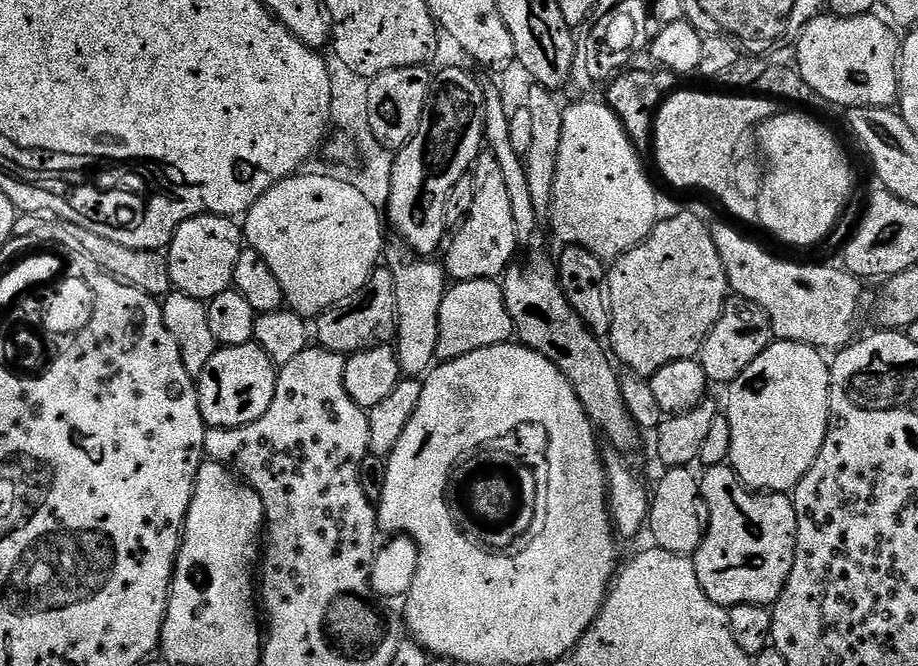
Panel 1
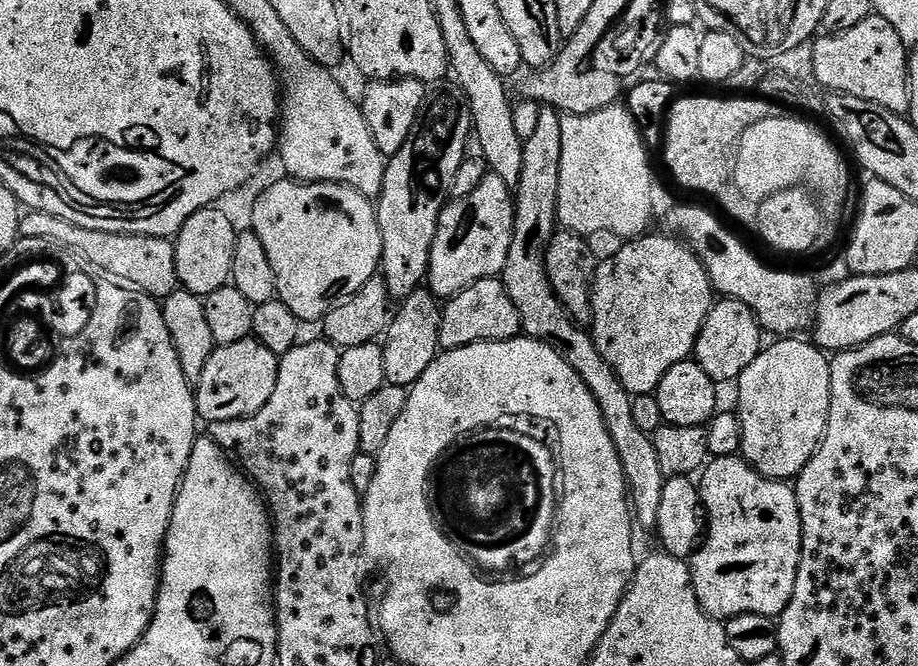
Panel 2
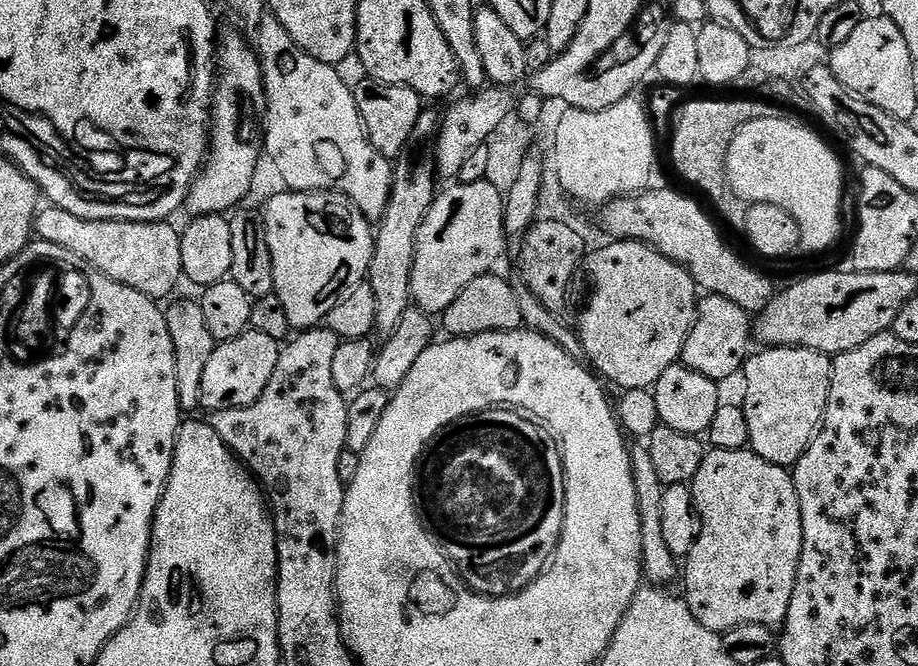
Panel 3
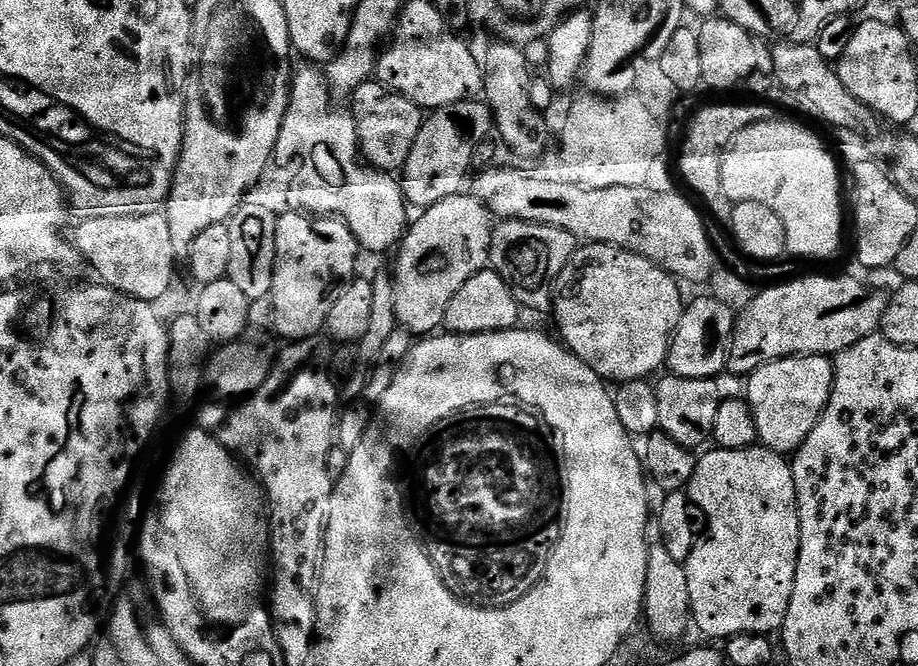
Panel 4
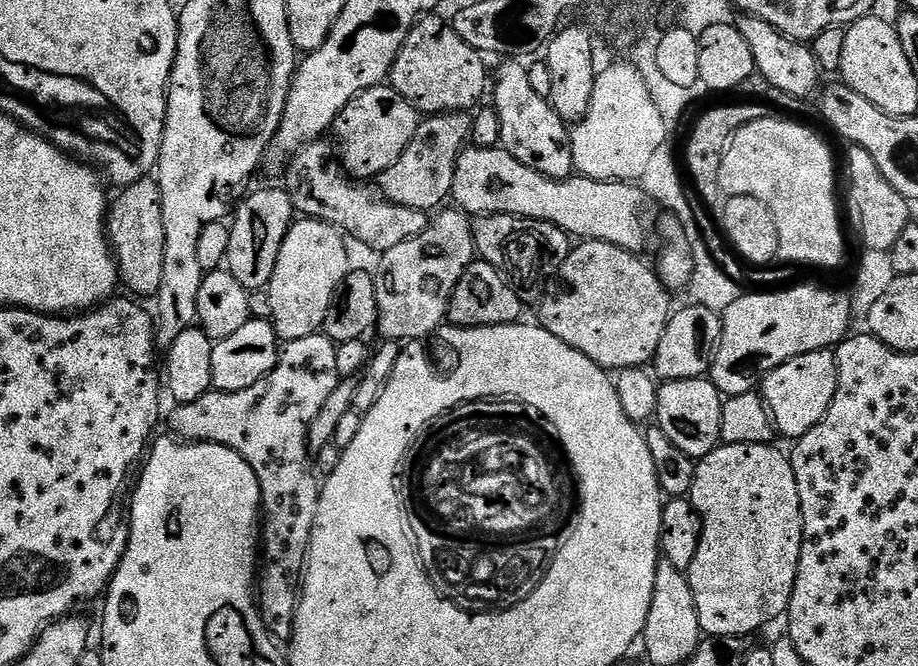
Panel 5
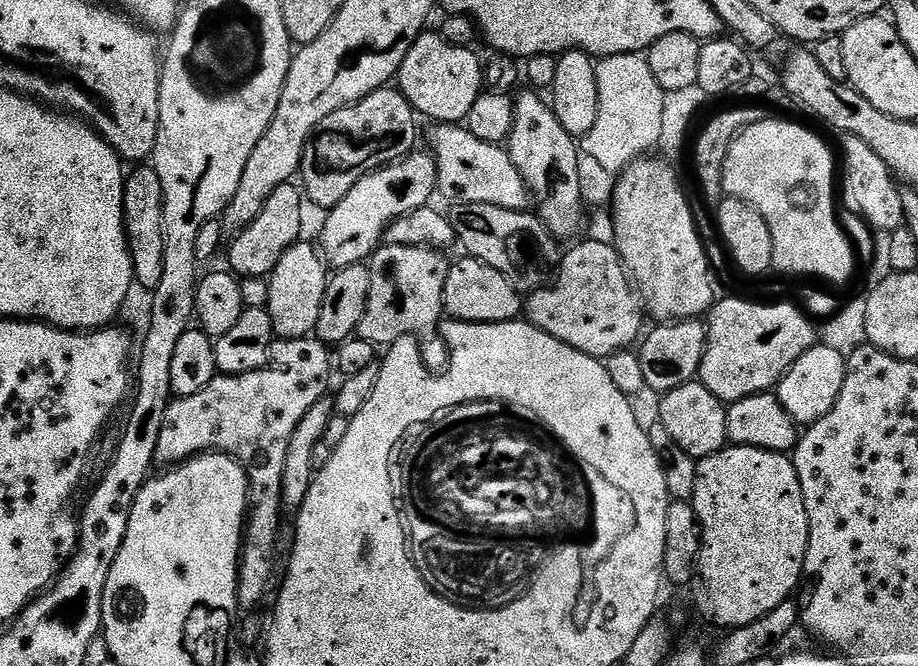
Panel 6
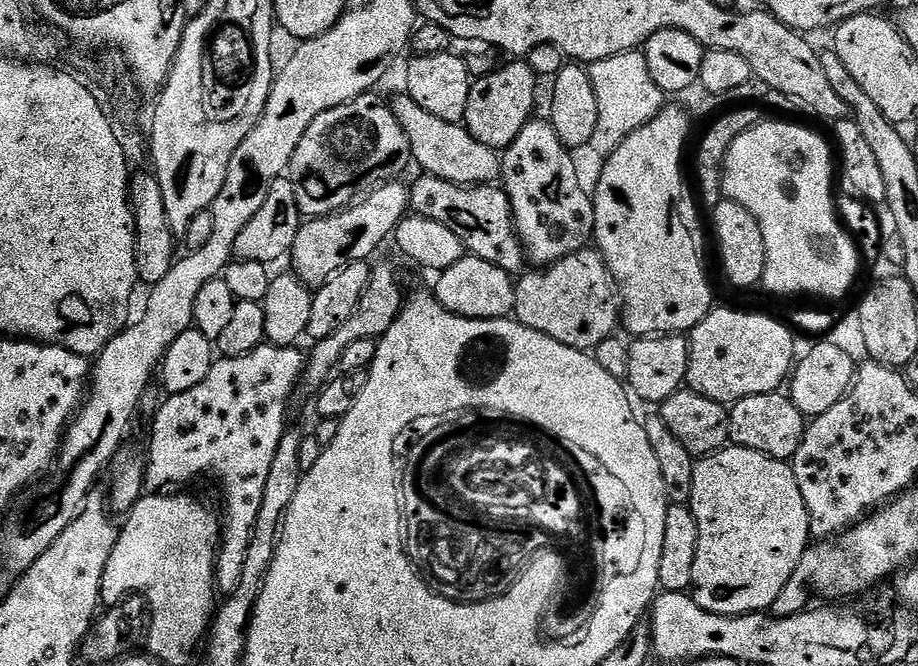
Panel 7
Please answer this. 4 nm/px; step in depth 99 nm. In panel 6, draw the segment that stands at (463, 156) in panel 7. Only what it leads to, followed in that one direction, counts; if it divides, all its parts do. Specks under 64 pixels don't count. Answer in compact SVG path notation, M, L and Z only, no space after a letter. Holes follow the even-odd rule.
M433 123L428 132L428 144L436 160L436 187L439 195L452 204L485 204L502 206L506 210L529 207L530 193L522 174L514 166L507 147L482 142L460 124Z

